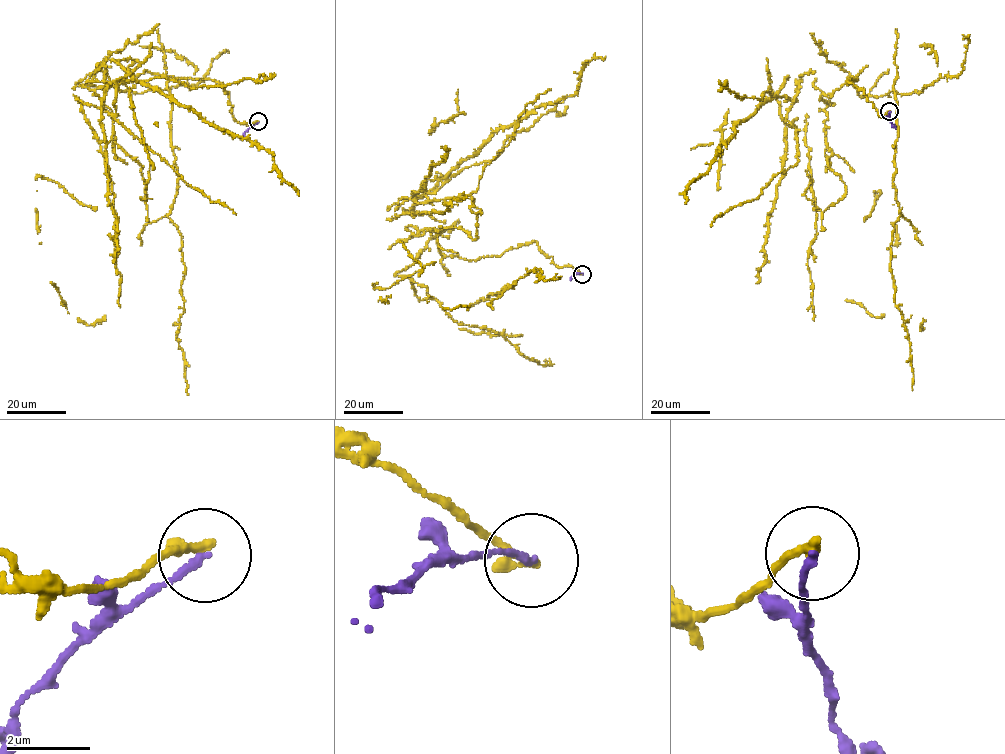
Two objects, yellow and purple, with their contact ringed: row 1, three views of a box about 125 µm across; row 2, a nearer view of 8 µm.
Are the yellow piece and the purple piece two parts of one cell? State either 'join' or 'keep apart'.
keep apart

